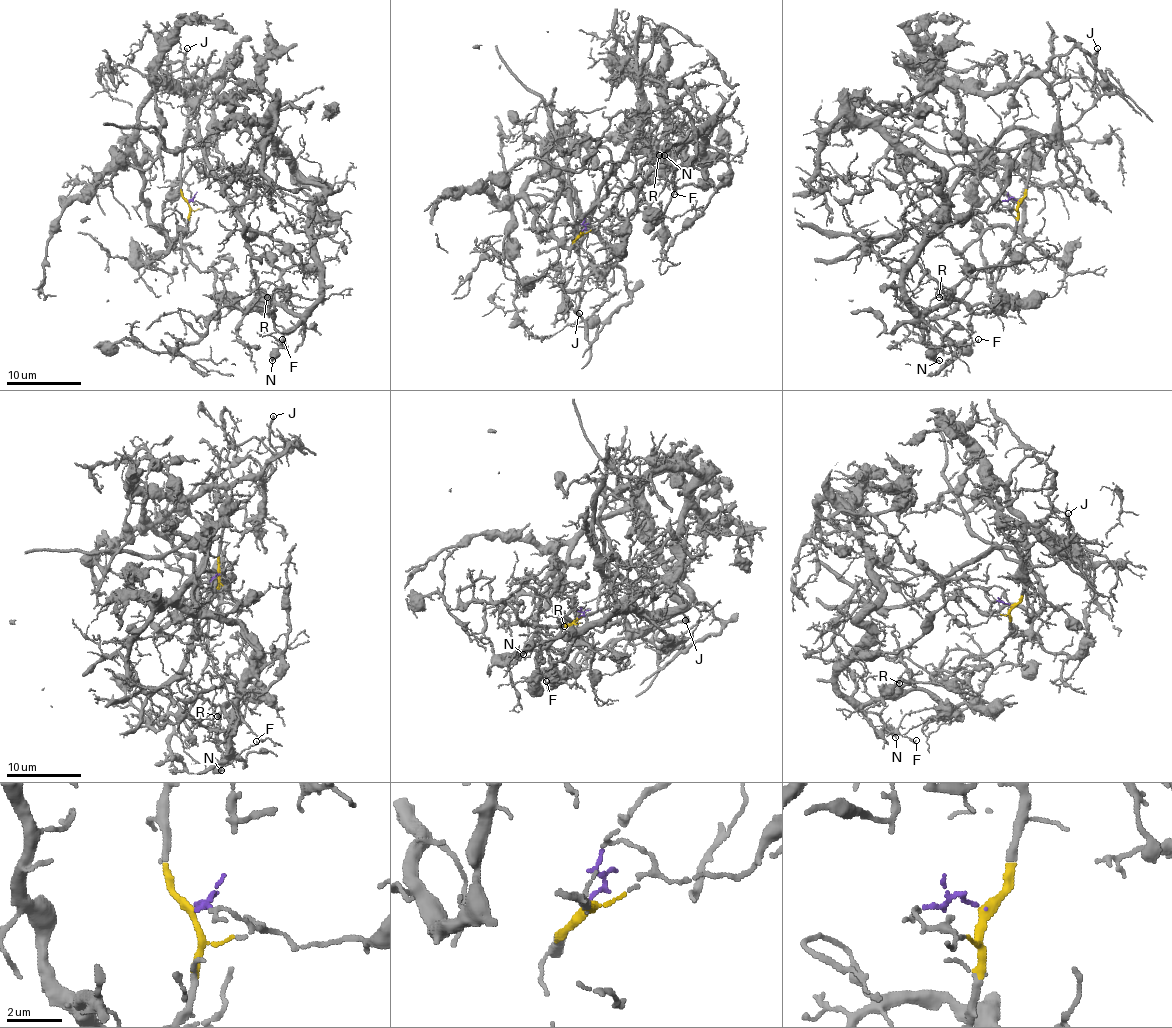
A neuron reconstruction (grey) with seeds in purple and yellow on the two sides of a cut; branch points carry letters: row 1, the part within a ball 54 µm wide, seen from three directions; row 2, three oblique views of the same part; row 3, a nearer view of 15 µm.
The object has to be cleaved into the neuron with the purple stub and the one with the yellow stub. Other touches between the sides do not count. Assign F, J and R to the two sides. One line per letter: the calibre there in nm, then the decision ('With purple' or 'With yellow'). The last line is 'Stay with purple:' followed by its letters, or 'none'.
F: Thickness 130 nm. With purple
J: Thickness 200 nm. With yellow
R: Thickness 160 nm. With purple
Stay with purple: F, R

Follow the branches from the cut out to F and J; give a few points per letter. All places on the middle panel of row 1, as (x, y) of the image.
F: (581, 233), (626, 222), (668, 155), (663, 96), (689, 157), (713, 157), (711, 120), (674, 144), (674, 194)
J: (581, 233), (573, 239), (581, 267), (577, 314), (575, 312), (579, 314)

